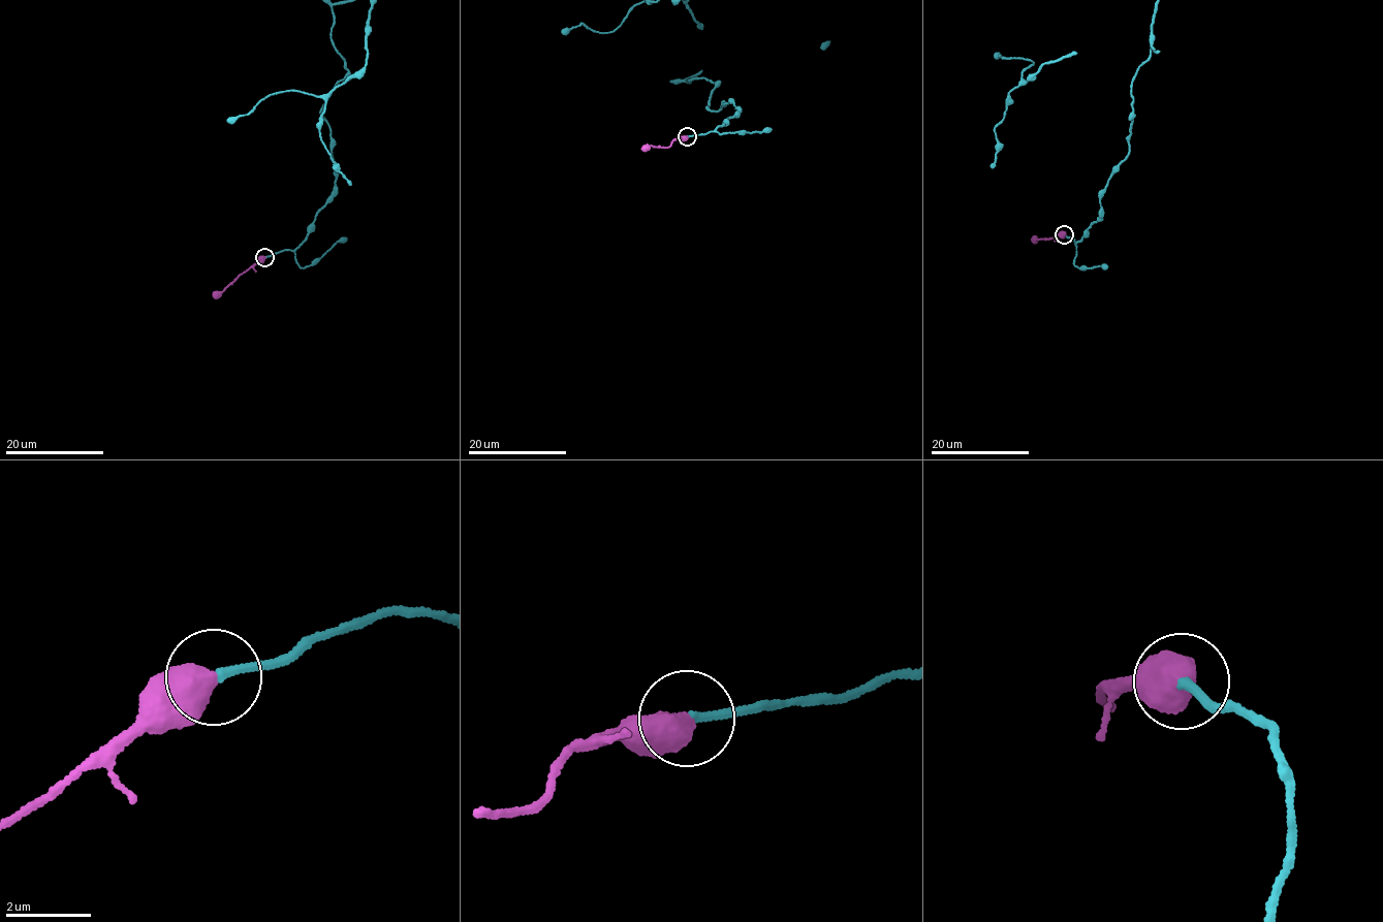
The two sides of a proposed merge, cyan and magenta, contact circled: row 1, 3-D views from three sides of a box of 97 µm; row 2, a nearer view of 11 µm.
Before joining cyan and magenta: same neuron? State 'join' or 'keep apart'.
join

